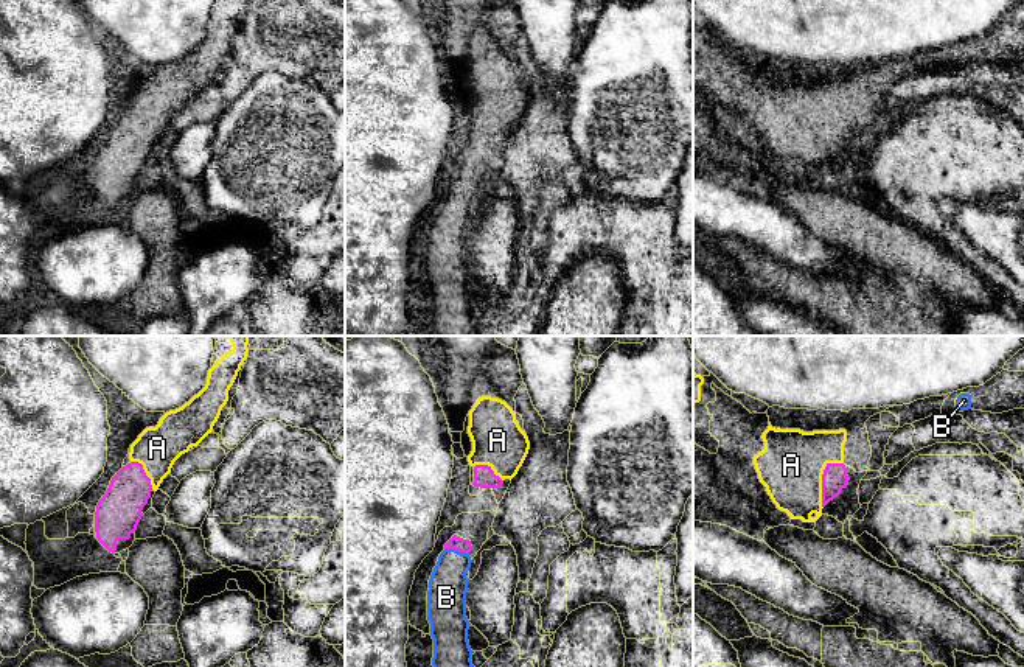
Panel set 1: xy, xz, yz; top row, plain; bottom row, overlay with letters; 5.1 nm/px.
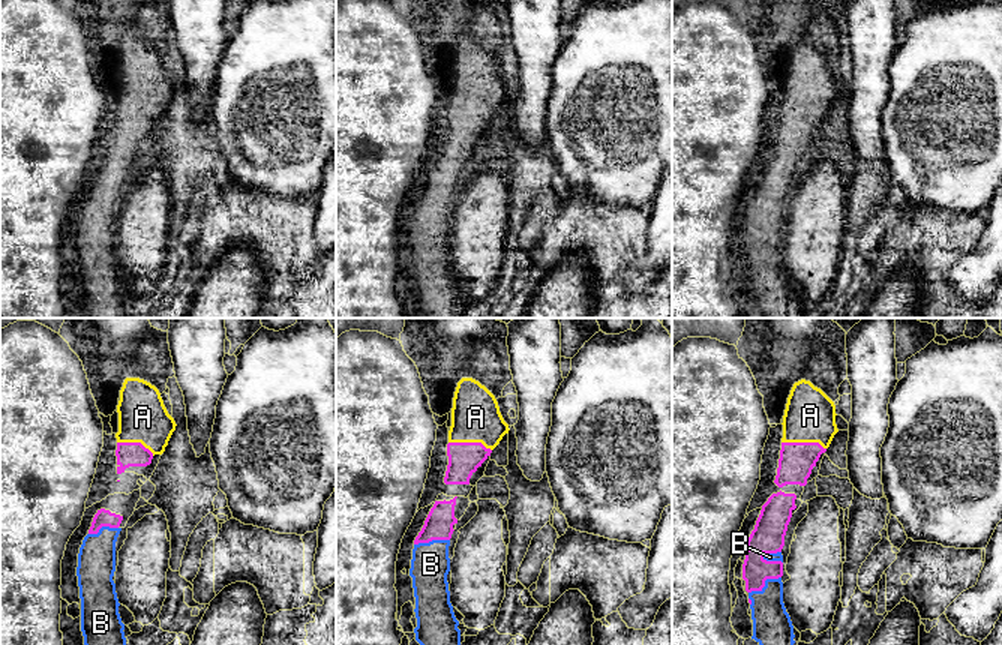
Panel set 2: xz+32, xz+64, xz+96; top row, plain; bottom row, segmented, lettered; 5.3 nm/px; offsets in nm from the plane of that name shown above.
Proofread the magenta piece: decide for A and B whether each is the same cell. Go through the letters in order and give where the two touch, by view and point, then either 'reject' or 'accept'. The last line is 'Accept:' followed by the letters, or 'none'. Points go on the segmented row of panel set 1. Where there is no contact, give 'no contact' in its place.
A: contact yz (822, 479); accept
B: contact xz (457, 549); accept
Accept: A, B

